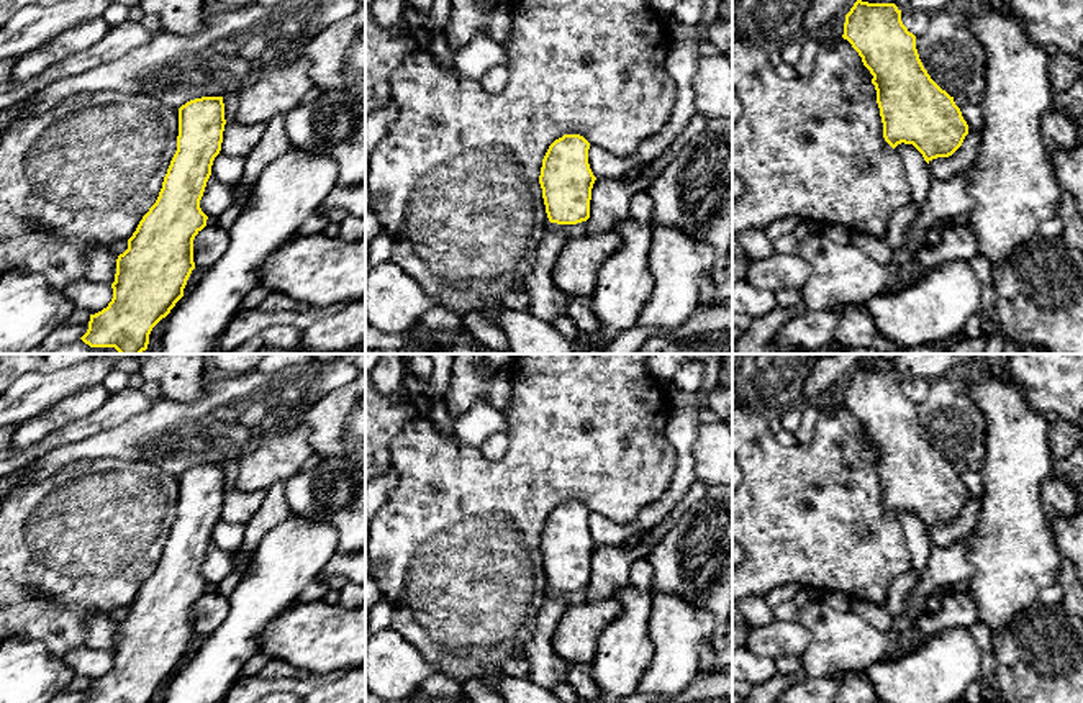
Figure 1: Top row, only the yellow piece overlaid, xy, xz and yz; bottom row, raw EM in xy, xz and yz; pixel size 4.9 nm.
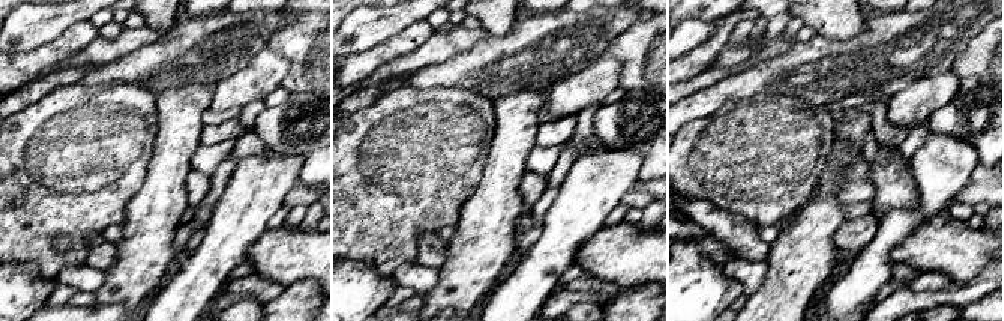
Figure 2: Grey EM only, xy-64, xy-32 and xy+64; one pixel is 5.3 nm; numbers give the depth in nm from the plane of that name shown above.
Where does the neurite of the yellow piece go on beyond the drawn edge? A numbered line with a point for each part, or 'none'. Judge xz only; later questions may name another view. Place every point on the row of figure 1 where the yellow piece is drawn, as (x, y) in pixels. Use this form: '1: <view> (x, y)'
none

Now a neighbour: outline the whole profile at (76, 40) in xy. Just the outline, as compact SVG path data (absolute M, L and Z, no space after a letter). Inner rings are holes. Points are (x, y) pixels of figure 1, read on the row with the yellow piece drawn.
M102 16L92 18L75 28L70 28L67 33L43 44L36 51L18 56L15 59L15 66L8 82L31 80L49 66L97 44L108 33L108 29L110 26Z

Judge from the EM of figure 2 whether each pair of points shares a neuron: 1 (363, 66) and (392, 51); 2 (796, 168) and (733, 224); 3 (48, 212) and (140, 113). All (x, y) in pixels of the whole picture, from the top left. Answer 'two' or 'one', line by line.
1: one
2: two
3: one

